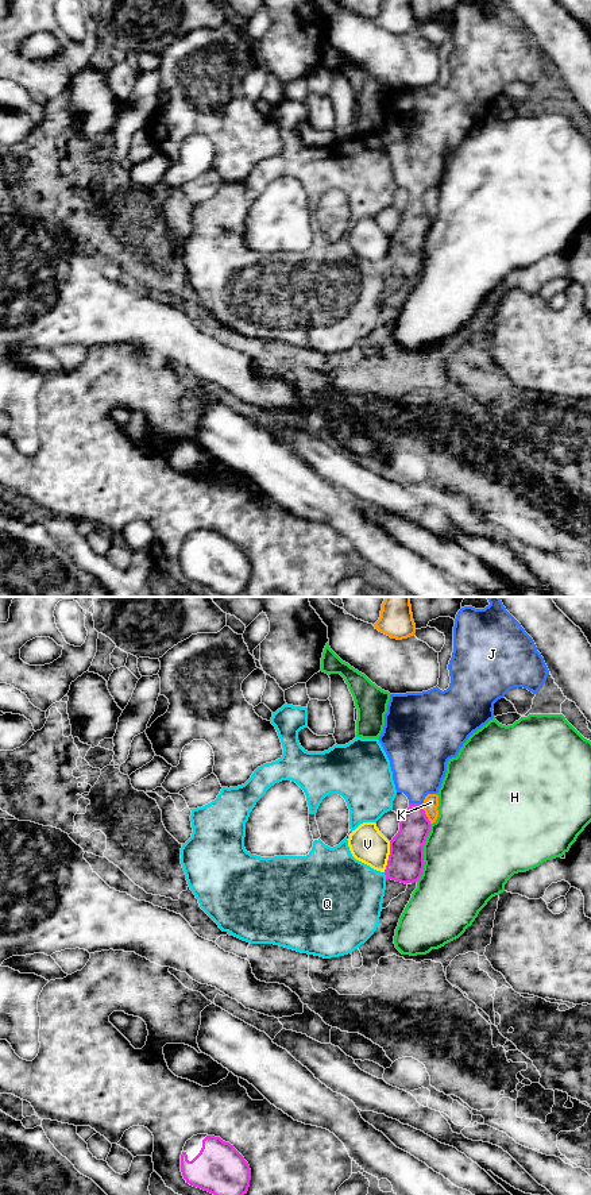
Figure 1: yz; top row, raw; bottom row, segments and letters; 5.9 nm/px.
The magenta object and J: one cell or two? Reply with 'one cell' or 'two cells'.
one cell

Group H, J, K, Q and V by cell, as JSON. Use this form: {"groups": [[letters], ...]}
{"groups": [["H"], ["J"], ["K"], ["Q"], ["V"]]}

